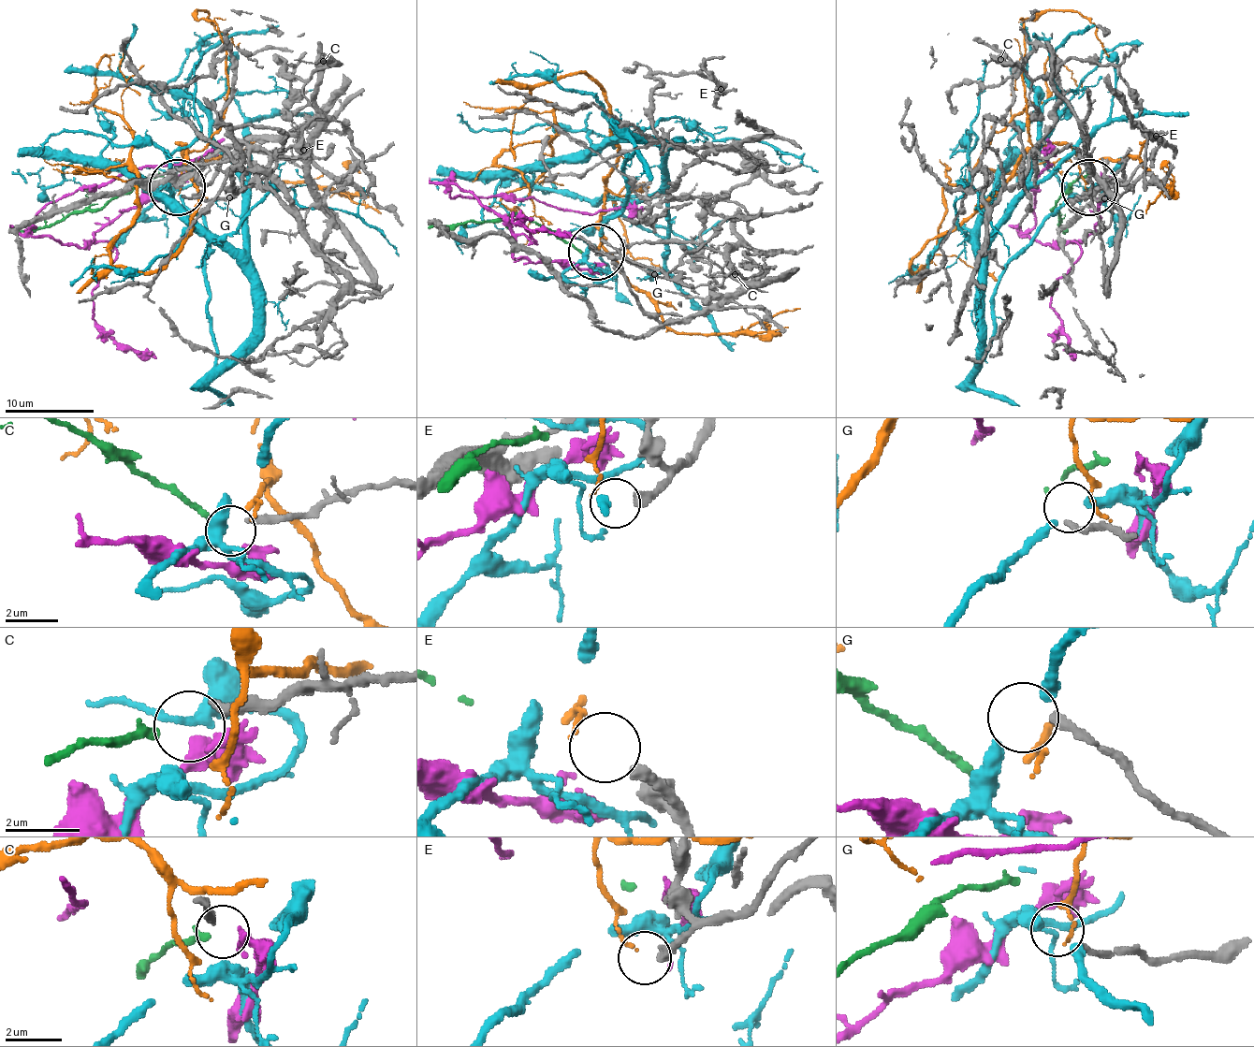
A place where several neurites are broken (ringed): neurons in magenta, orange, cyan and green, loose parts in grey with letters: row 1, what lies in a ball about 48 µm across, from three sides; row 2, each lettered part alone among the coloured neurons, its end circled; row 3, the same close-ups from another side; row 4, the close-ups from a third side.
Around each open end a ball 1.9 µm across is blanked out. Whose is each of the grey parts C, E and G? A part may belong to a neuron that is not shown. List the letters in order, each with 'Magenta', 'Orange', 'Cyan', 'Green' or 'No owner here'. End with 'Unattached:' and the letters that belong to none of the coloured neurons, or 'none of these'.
C: Green
E: No owner here
G: No owner here
Unattached: E, G

